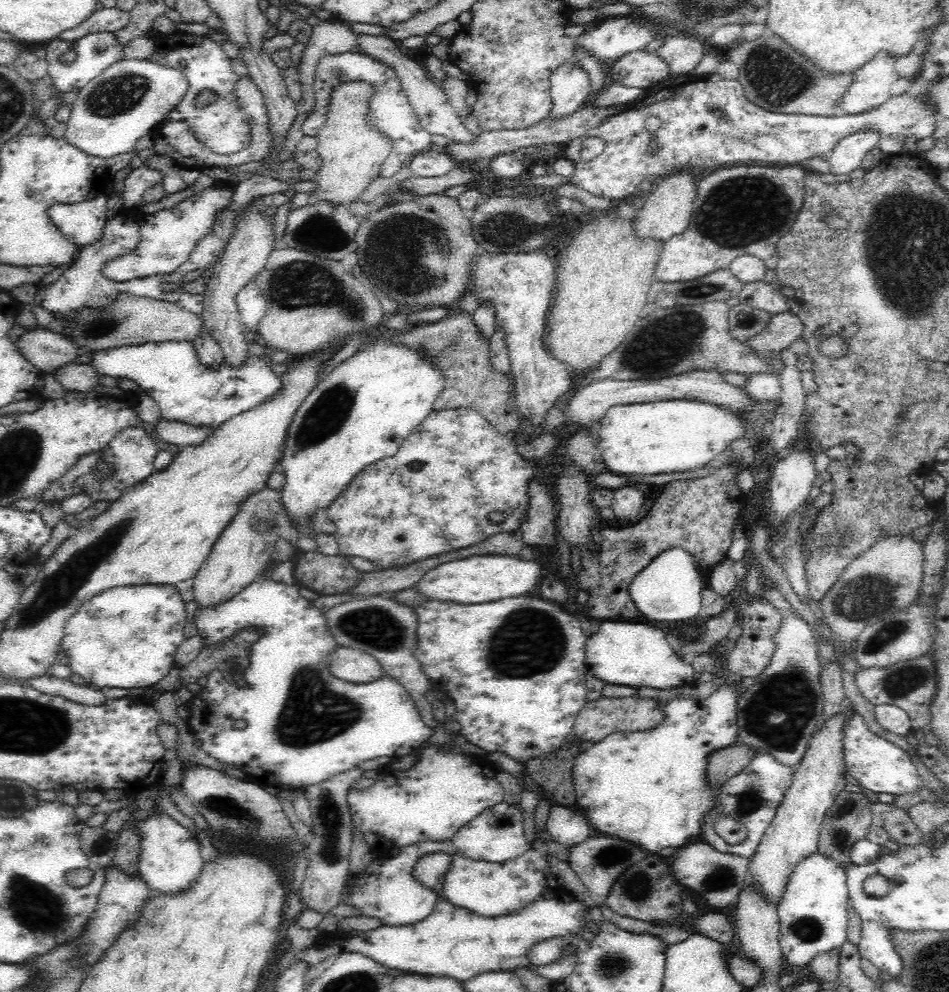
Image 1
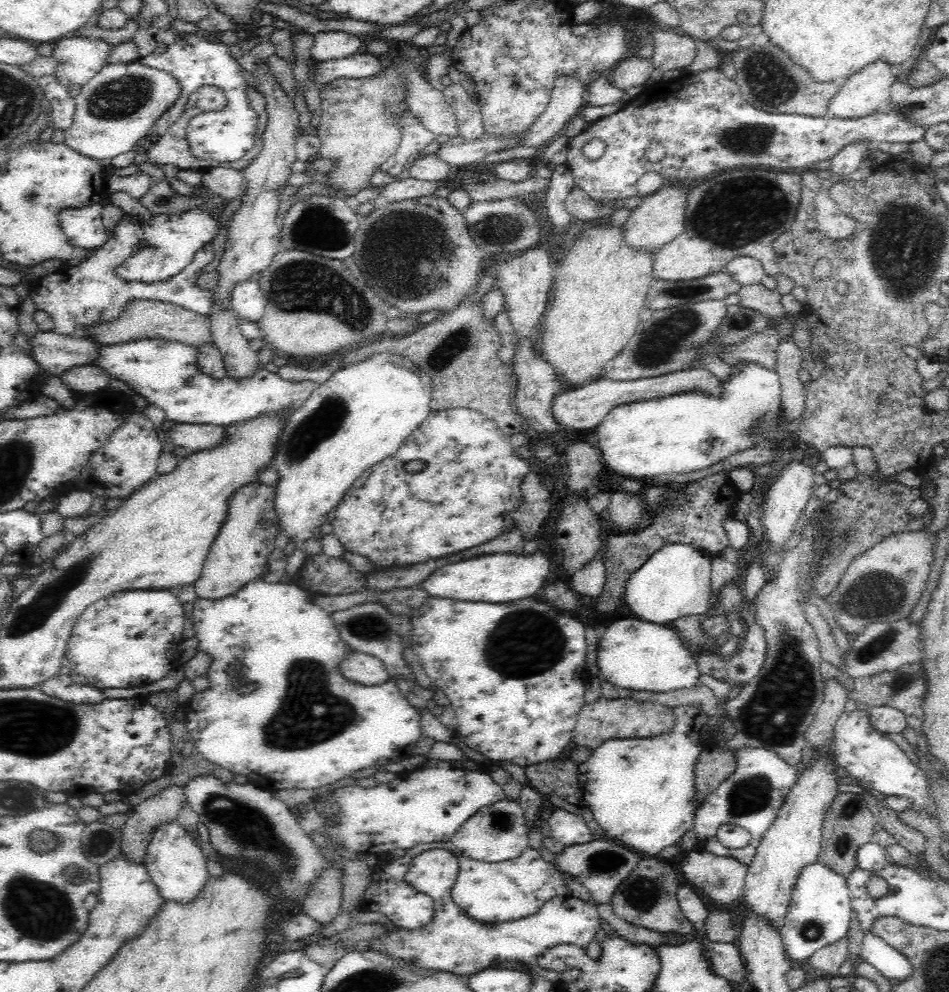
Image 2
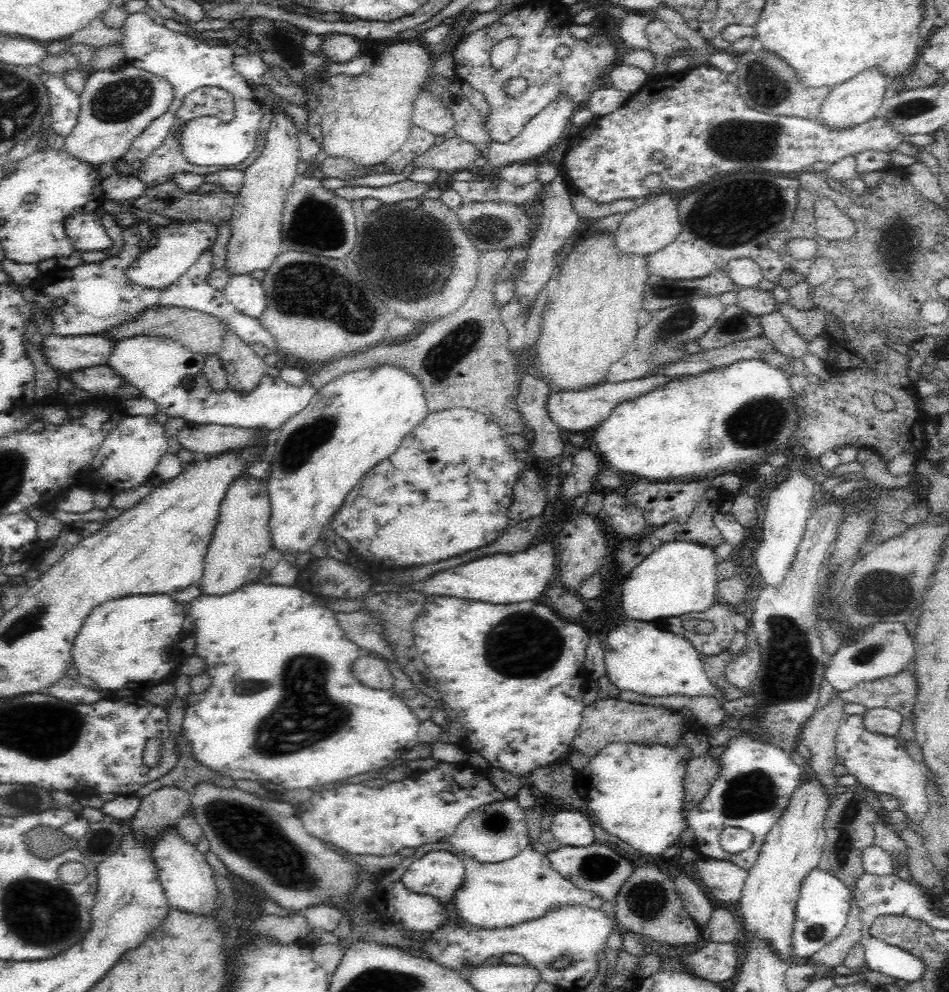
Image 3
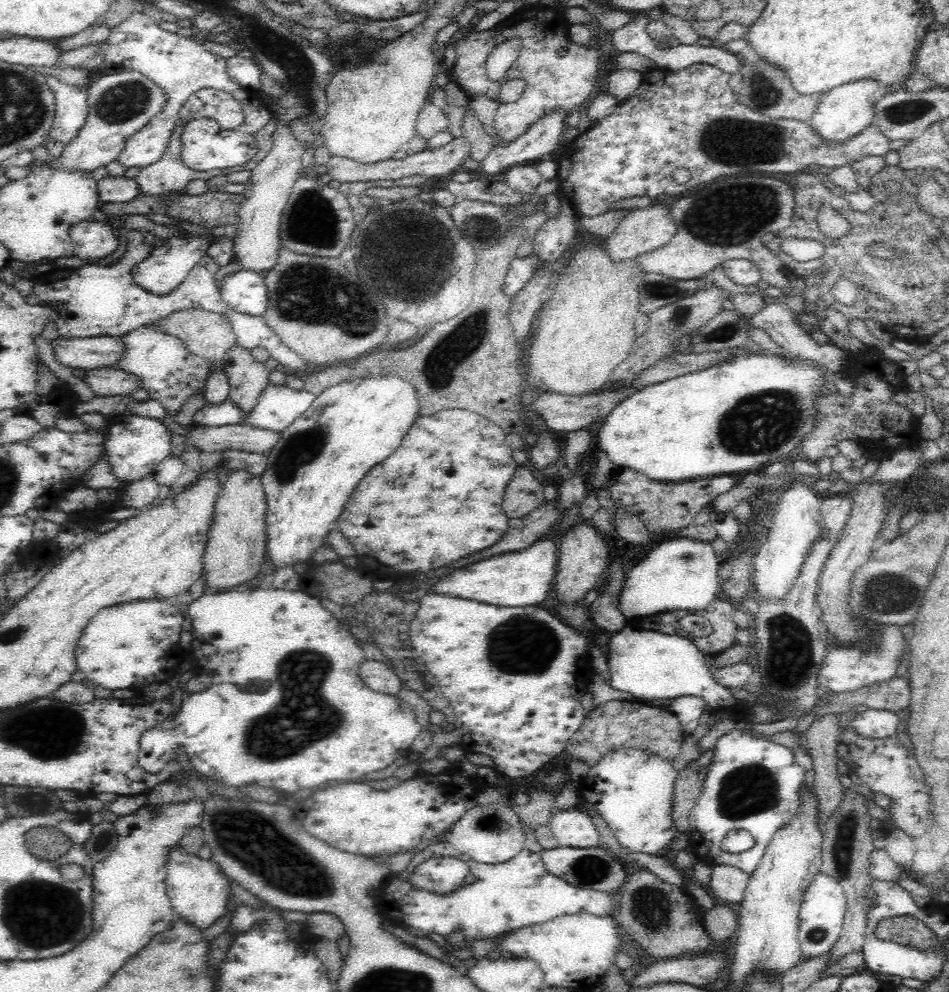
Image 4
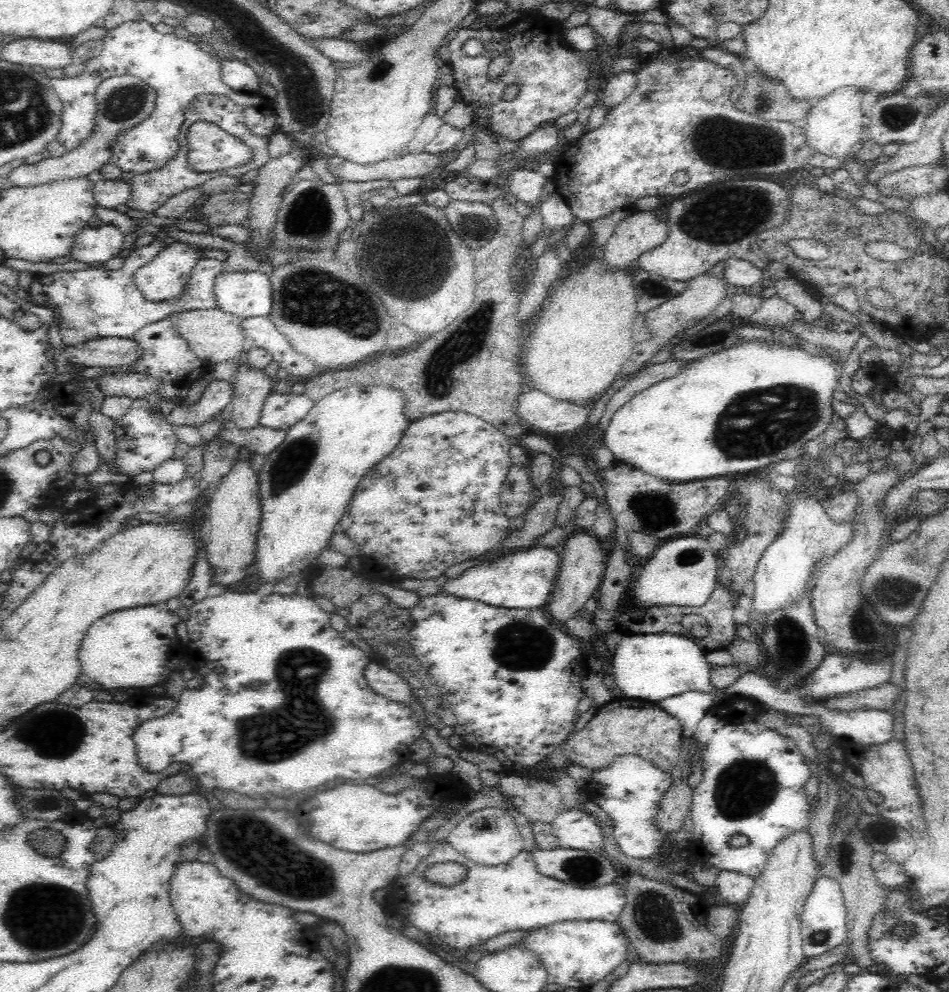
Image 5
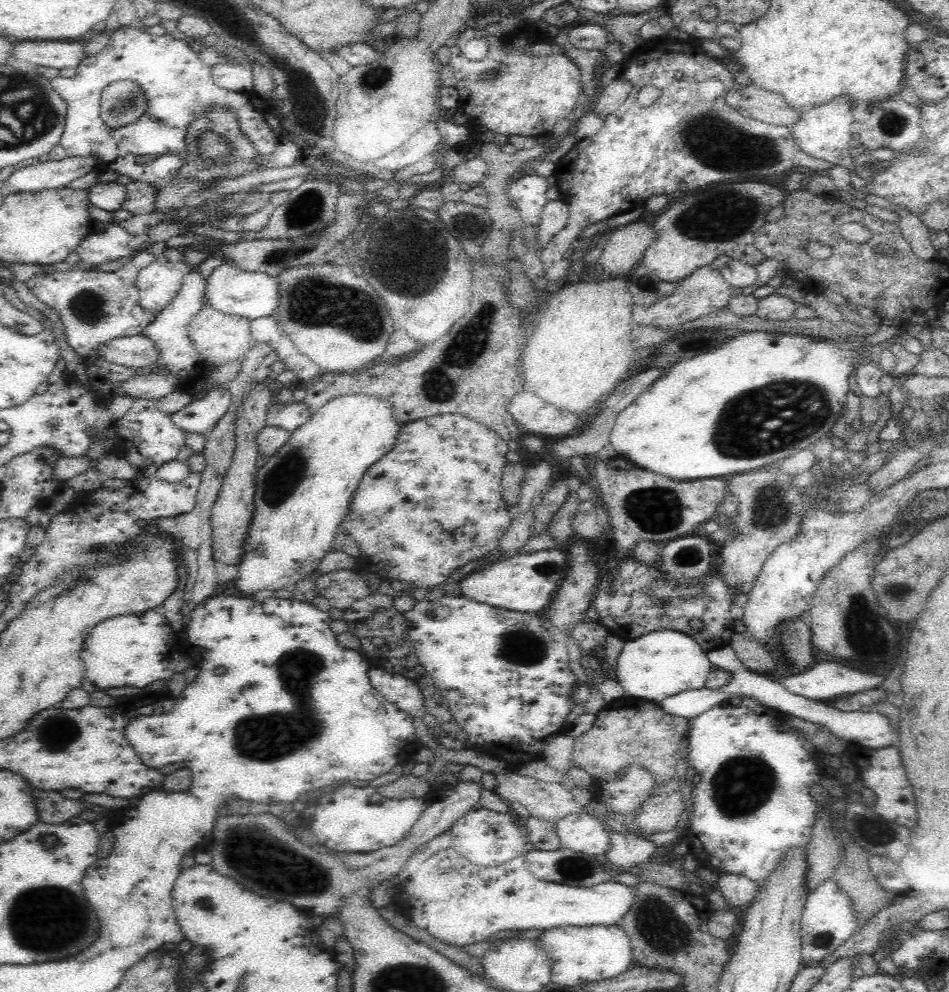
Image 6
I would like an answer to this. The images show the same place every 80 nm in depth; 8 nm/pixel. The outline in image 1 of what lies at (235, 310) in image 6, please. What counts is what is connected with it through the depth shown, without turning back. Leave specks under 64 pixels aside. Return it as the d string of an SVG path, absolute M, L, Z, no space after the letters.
M254 280L238 291L235 301L244 329L256 332L258 322L266 314L267 308L264 295Z

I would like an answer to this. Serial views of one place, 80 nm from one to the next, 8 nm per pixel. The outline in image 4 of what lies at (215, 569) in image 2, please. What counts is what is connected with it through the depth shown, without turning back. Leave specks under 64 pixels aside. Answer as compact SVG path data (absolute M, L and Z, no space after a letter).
M247 470L229 472L221 490L216 494L208 541L203 554L203 574L209 591L220 592L248 584L260 571L266 553L266 497L262 490L261 475Z

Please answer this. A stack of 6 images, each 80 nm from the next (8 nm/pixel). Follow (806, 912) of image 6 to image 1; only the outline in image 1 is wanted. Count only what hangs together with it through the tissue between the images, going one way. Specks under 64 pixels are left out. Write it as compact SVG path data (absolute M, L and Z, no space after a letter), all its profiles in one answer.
M820 853L800 861L781 901L777 904L779 941L785 962L794 966L808 964L816 954L830 952L847 941L849 890L846 870L838 861Z

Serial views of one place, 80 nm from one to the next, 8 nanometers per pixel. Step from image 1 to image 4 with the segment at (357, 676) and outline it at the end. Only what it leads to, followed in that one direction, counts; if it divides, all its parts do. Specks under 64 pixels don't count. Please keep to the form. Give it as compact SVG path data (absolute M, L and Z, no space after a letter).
M366 660L360 665L360 679L373 691L398 697L402 680L382 661Z

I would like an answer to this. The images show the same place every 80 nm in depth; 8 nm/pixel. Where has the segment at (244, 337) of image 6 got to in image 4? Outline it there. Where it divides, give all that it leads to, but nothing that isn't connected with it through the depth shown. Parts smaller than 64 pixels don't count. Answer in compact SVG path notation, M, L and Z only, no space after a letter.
M202 309L178 311L177 313L168 315L165 319L159 320L153 327L160 332L165 332L180 339L186 345L186 348L192 351L192 354L206 359L213 364L223 359L224 355L234 345L237 345L237 337L229 318L216 312Z

